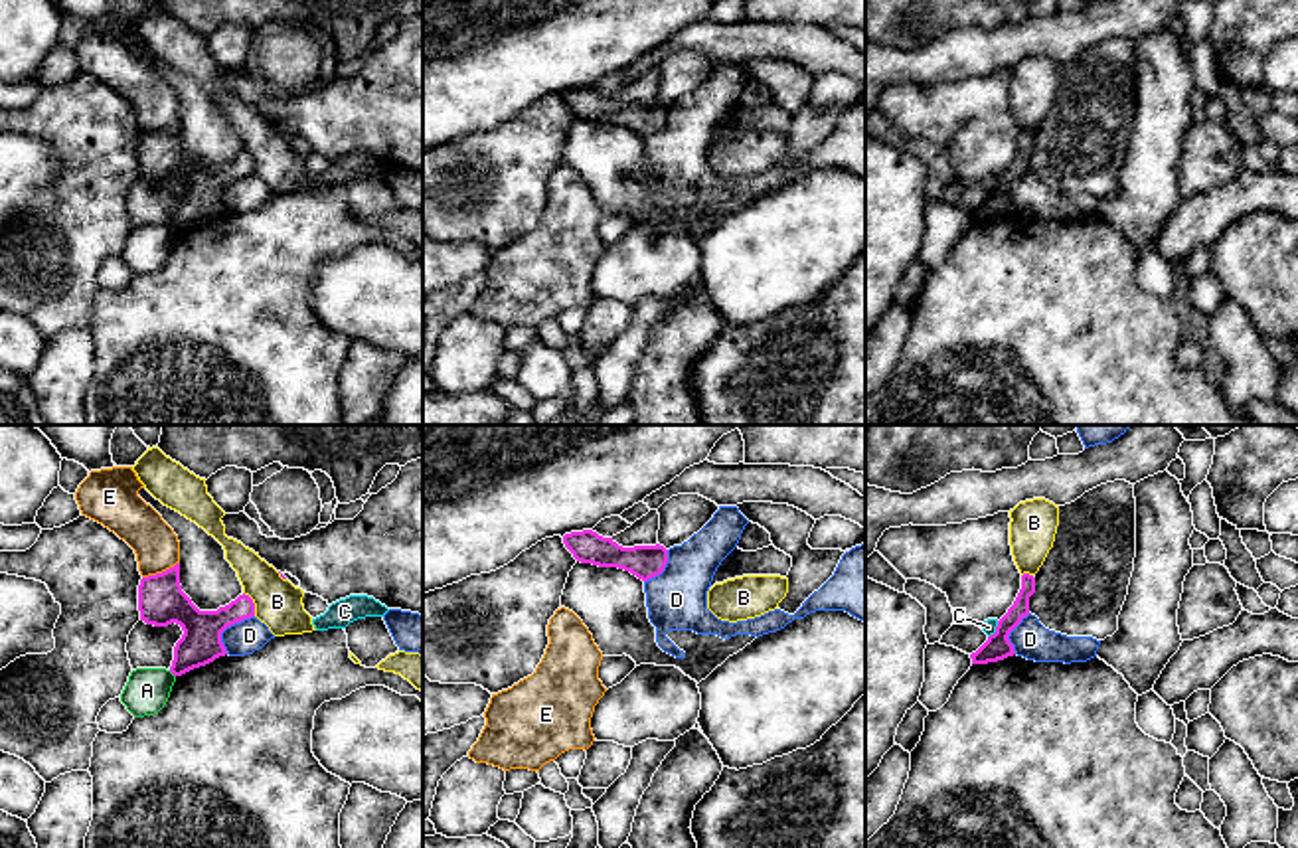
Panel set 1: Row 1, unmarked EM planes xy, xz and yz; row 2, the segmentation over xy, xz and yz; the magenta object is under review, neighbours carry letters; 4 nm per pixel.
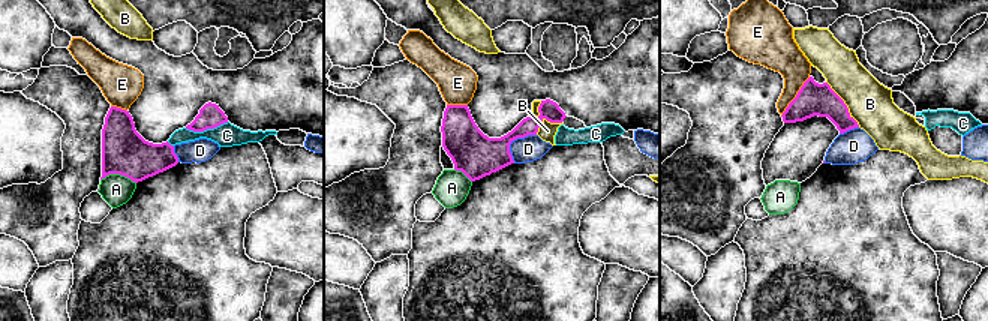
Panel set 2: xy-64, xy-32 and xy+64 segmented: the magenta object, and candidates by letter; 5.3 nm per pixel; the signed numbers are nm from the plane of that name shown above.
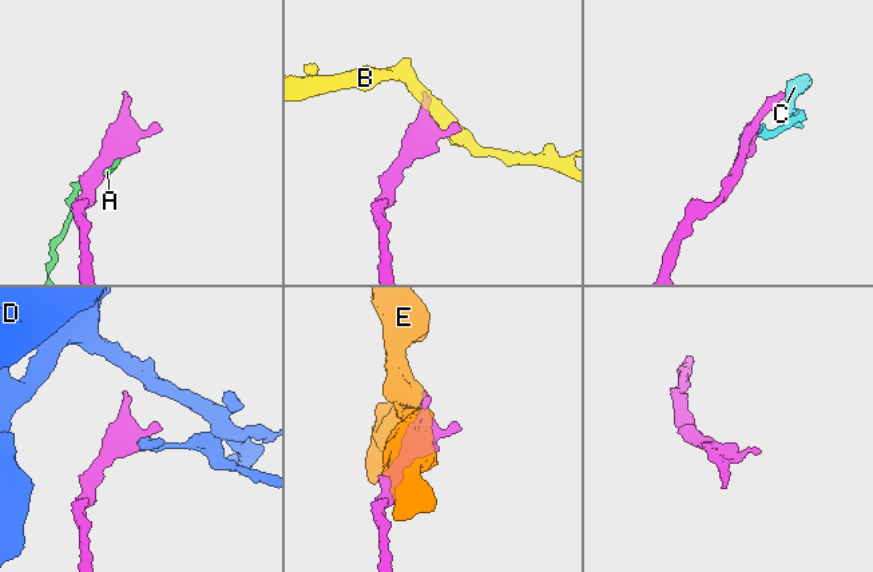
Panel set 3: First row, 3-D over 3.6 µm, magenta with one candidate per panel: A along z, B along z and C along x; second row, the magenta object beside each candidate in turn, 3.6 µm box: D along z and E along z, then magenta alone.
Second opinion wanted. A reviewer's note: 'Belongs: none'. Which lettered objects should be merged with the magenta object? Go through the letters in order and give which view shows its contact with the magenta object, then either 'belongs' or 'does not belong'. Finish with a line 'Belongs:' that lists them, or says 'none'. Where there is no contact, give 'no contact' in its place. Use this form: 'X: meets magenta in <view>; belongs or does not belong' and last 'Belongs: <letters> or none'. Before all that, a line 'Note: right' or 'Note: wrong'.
Note: right
A: meets magenta in xy; does not belong
B: meets magenta in xy; does not belong
C: meets magenta in yz; does not belong
D: meets magenta in xy; does not belong
E: meets magenta in xy; does not belong
Belongs: none

